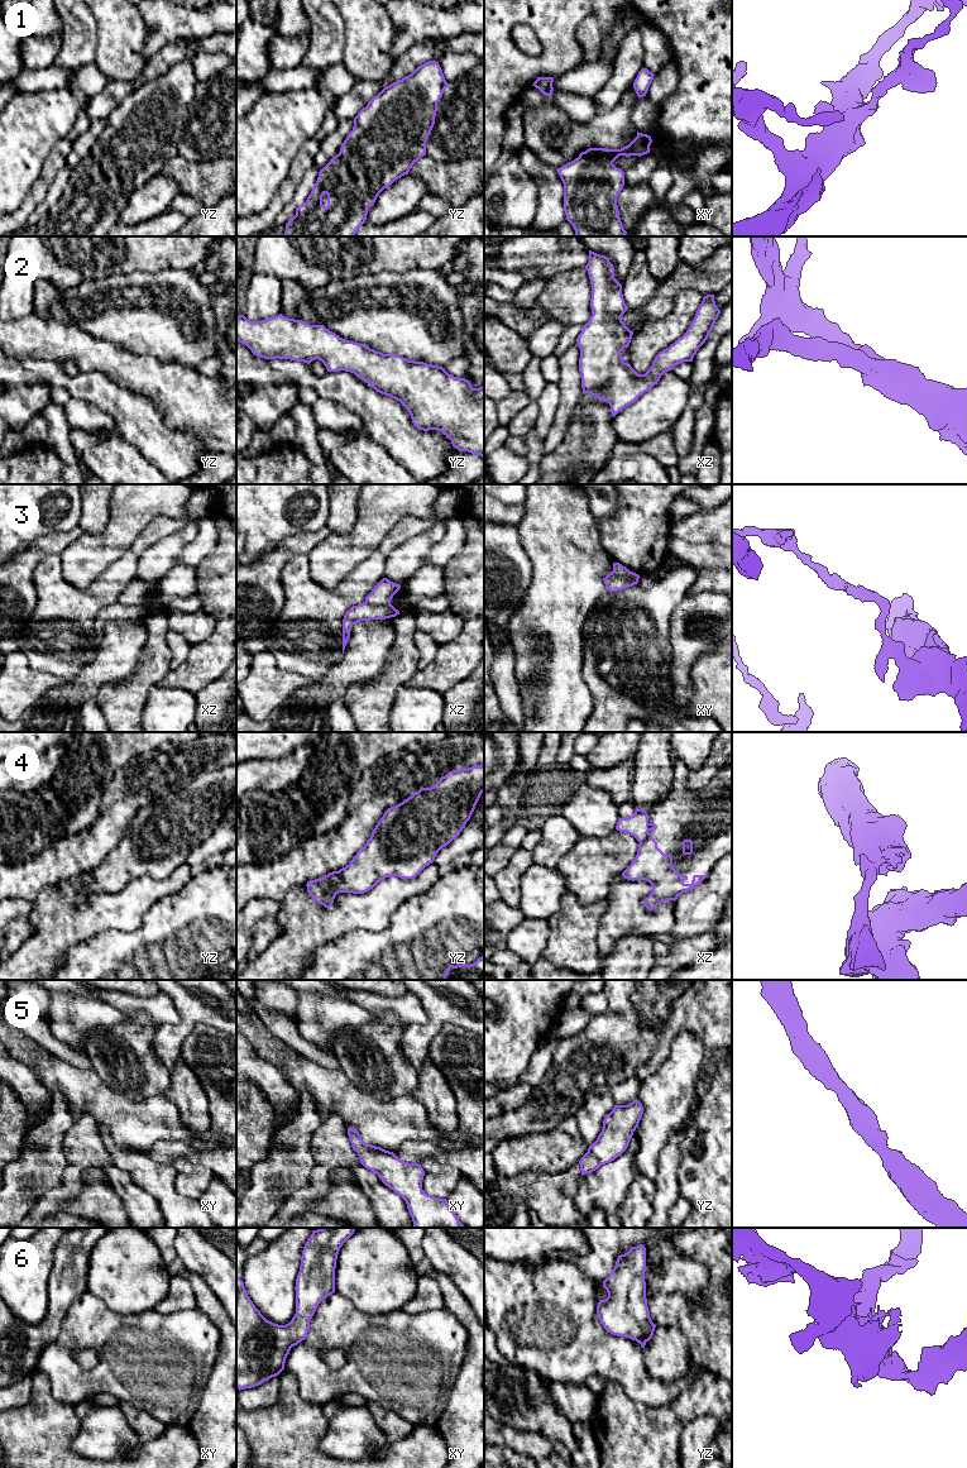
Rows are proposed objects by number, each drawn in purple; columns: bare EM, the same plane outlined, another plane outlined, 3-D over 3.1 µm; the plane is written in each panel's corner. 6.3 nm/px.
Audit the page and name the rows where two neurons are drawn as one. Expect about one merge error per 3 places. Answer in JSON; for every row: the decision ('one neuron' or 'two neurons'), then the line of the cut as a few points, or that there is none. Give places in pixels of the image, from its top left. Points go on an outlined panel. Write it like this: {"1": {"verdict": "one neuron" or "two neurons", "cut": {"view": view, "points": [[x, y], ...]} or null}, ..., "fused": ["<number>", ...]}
{"1": {"verdict": "one neuron", "cut": null}, "2": {"verdict": "one neuron", "cut": null}, "3": {"verdict": "two neurons", "cut": {"view": "xy", "points": [[612, 572], [635, 583]]}}, "4": {"verdict": "two neurons", "cut": {"view": "yz", "points": [[339, 871], [339, 879], [334, 885], [336, 892]]}}, "5": {"verdict": "one neuron", "cut": null}, "6": {"verdict": "one neuron", "cut": null}, "fused": ["3", "4"]}

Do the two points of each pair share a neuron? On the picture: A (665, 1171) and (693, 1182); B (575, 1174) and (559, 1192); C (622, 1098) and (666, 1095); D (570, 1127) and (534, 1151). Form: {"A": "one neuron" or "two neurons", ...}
{"A": "two neurons", "B": "one neuron", "C": "two neurons", "D": "two neurons"}

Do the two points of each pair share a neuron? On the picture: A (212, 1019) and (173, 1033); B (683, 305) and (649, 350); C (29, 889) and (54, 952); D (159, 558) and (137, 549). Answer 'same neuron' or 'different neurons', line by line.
A: same neuron
B: same neuron
C: different neurons
D: different neurons

